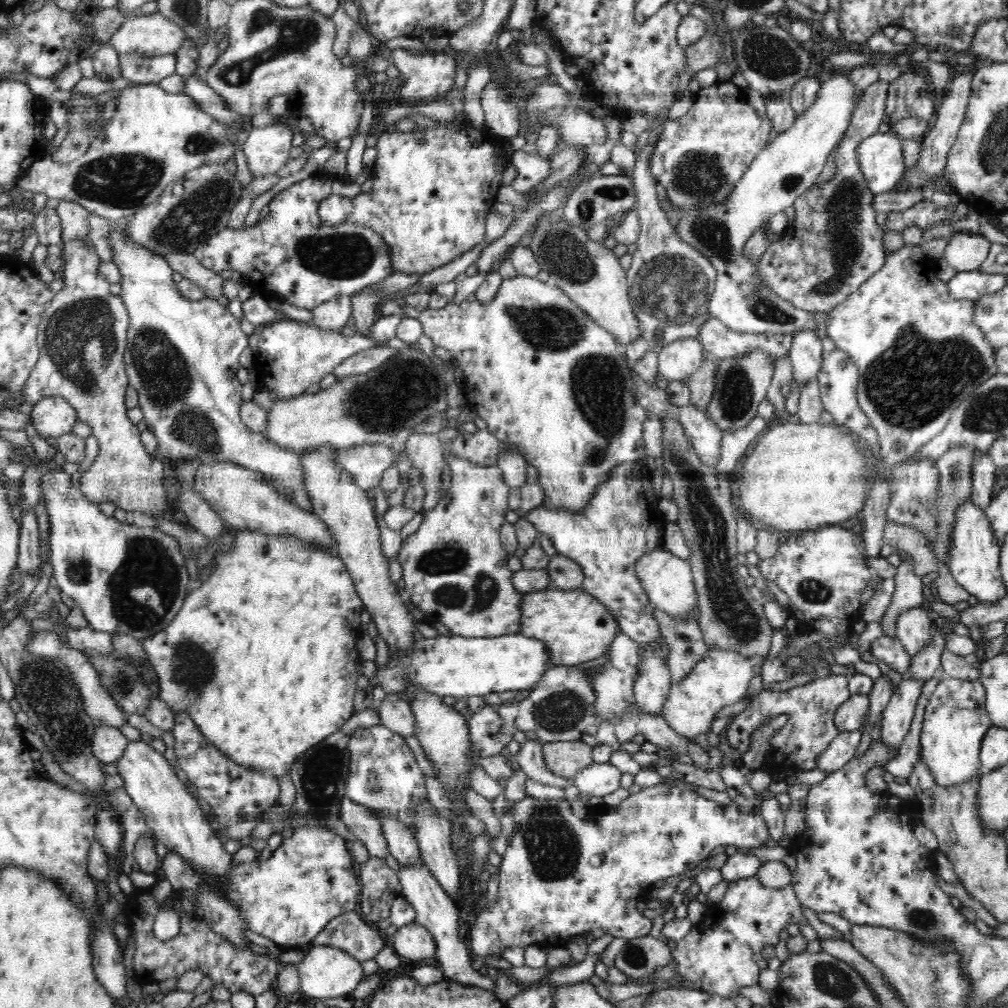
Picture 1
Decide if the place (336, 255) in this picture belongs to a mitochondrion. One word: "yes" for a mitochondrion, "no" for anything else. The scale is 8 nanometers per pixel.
yes

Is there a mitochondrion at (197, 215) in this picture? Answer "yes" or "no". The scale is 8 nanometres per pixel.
yes

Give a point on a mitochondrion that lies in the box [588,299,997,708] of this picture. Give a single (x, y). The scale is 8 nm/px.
(910, 384)

